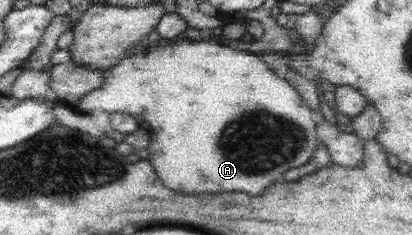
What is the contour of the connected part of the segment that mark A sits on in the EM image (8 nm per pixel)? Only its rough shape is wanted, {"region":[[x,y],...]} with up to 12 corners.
{"region":[[144,49],[74,100],[142,115],[178,193],[262,193],[320,149],[256,54]]}

